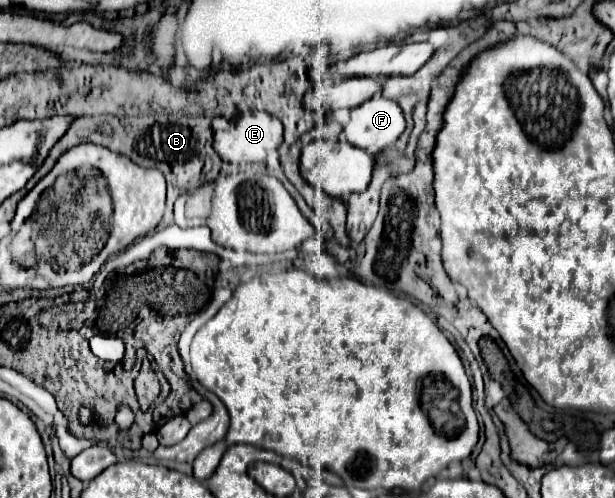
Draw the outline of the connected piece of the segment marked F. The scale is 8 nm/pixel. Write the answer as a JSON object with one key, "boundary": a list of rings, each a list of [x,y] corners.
{"boundary":[[[376,95],[366,103],[358,105],[350,113],[350,121],[344,125],[346,139],[370,153],[380,153],[396,143],[406,131],[406,119],[402,107]]]}

